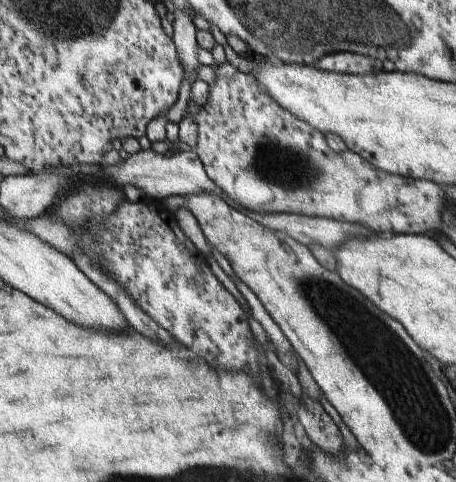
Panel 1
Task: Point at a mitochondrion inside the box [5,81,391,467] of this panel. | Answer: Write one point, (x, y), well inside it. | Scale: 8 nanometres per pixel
(290, 168)

